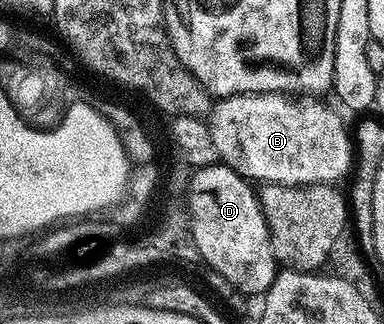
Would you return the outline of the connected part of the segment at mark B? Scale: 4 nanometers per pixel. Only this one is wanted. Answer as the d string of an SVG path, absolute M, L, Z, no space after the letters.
M238 93L212 104L209 124L219 161L255 183L269 185L331 185L339 183L353 169L353 137L343 121L315 95L278 93Z

